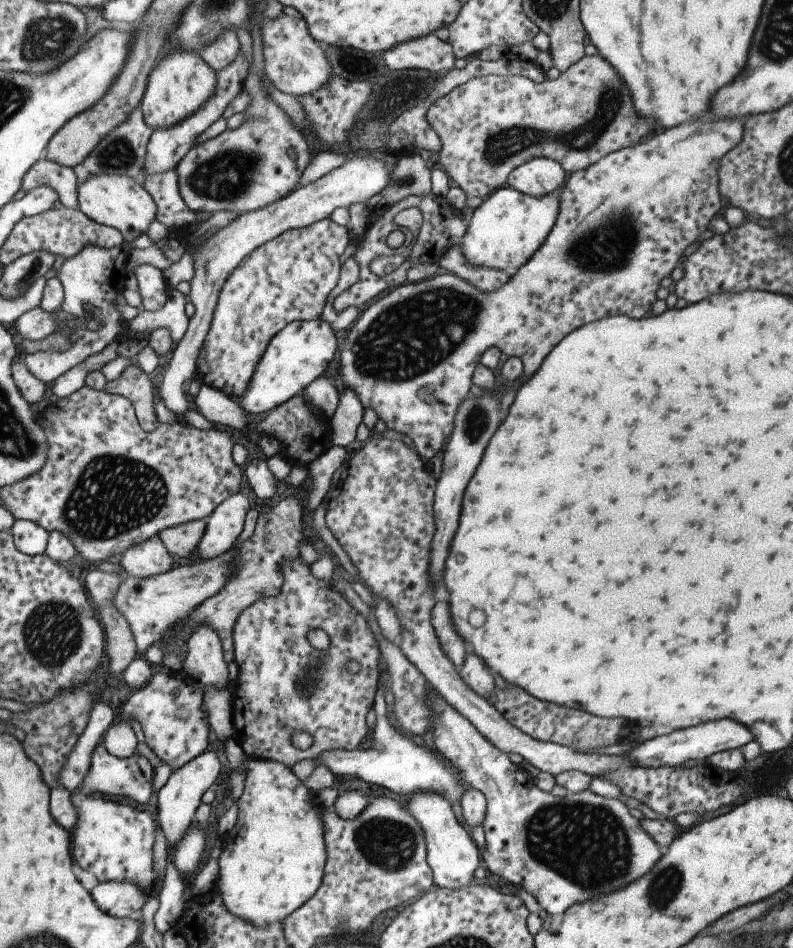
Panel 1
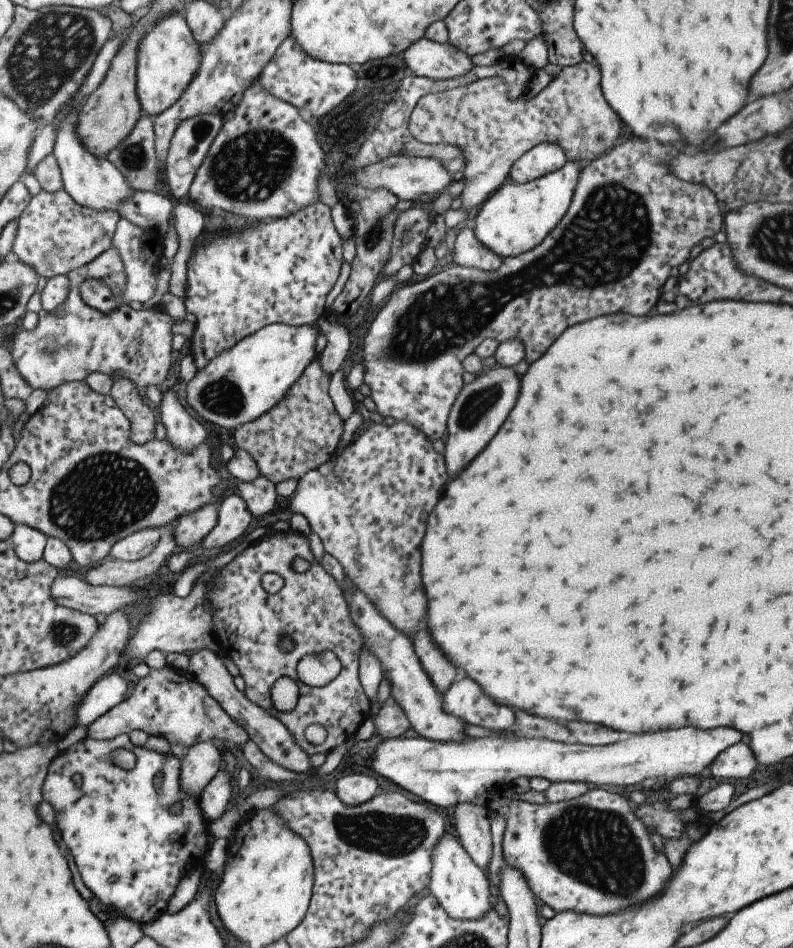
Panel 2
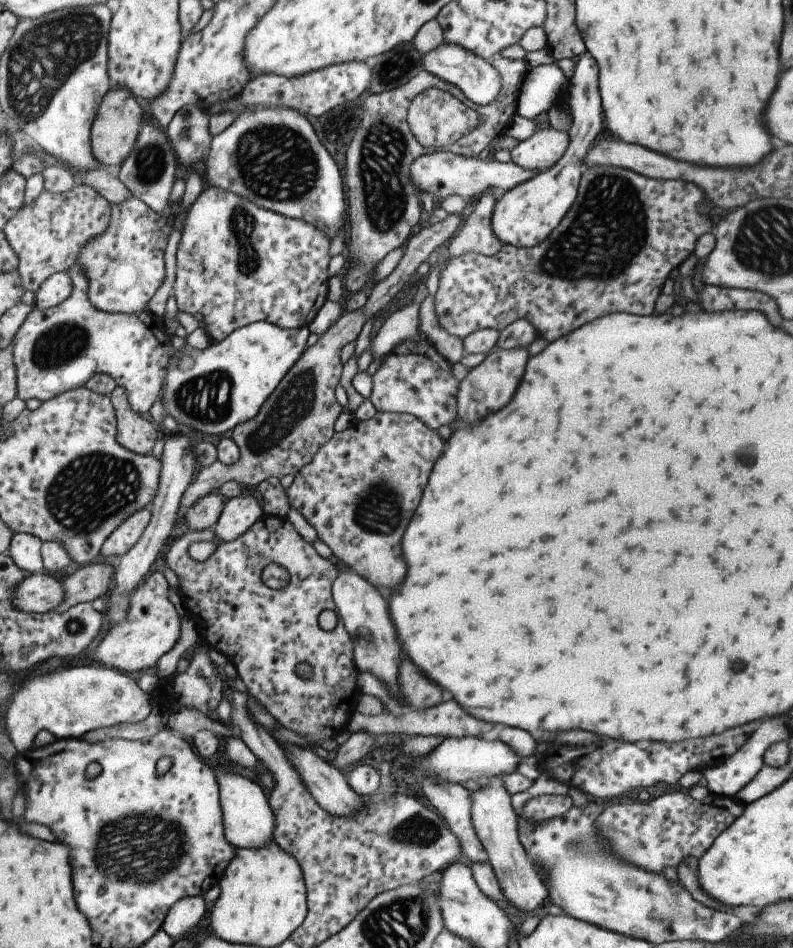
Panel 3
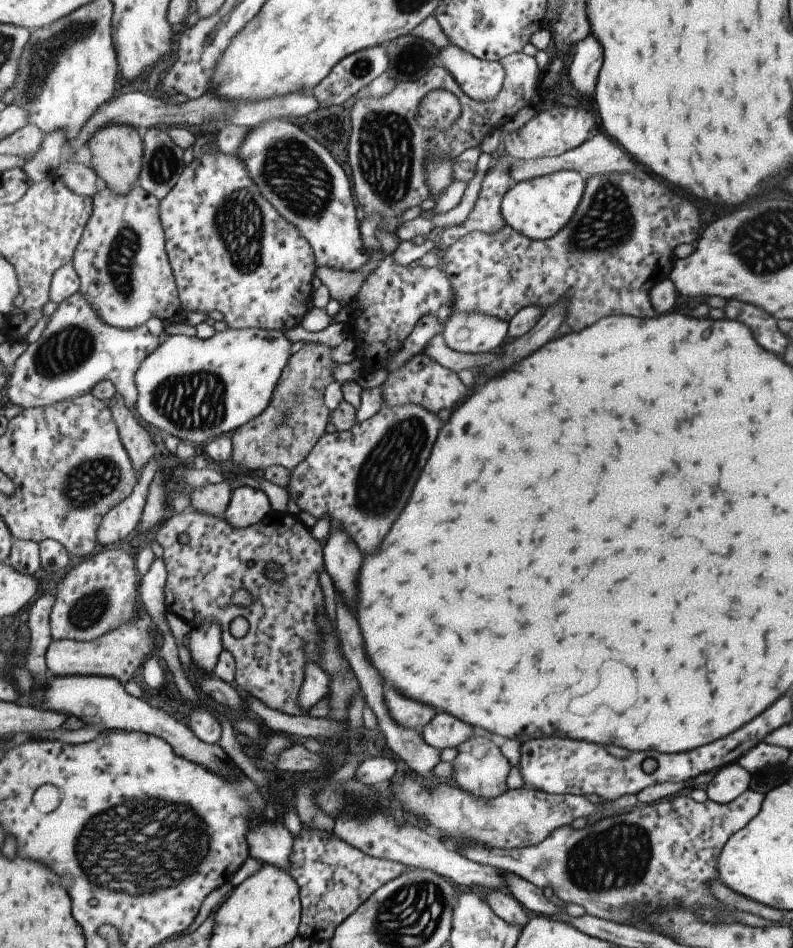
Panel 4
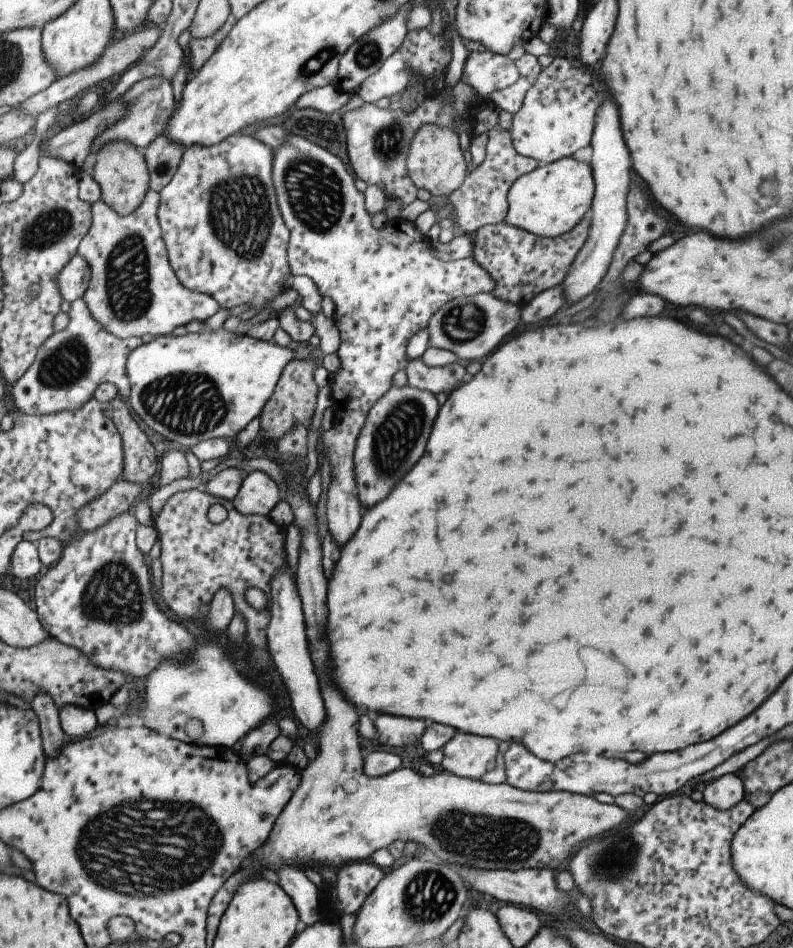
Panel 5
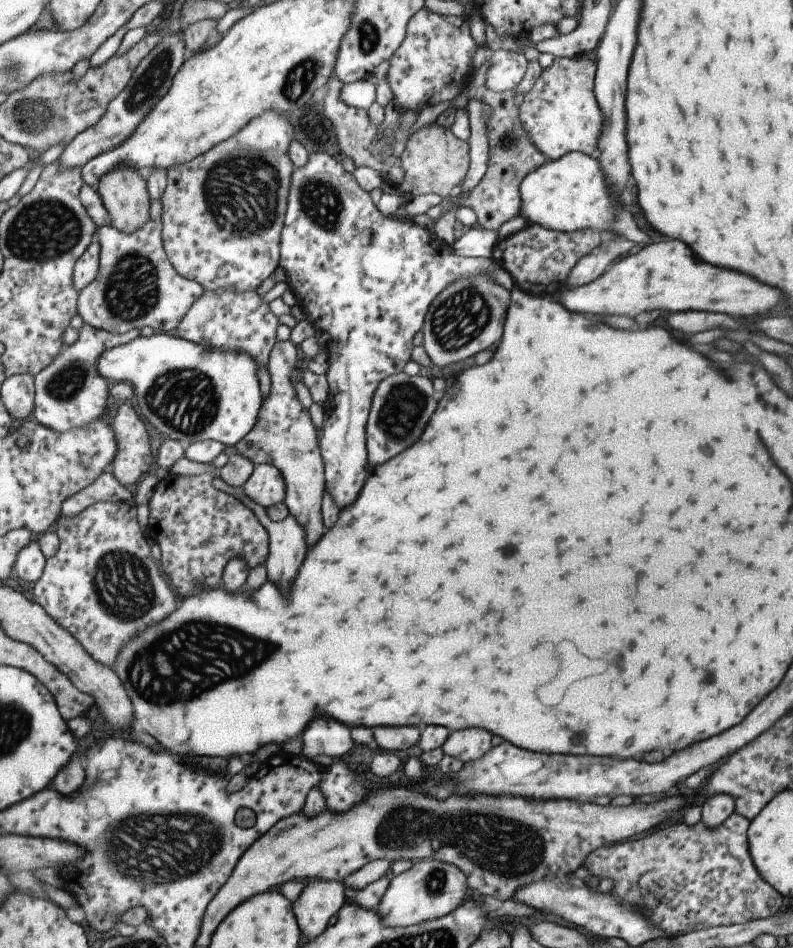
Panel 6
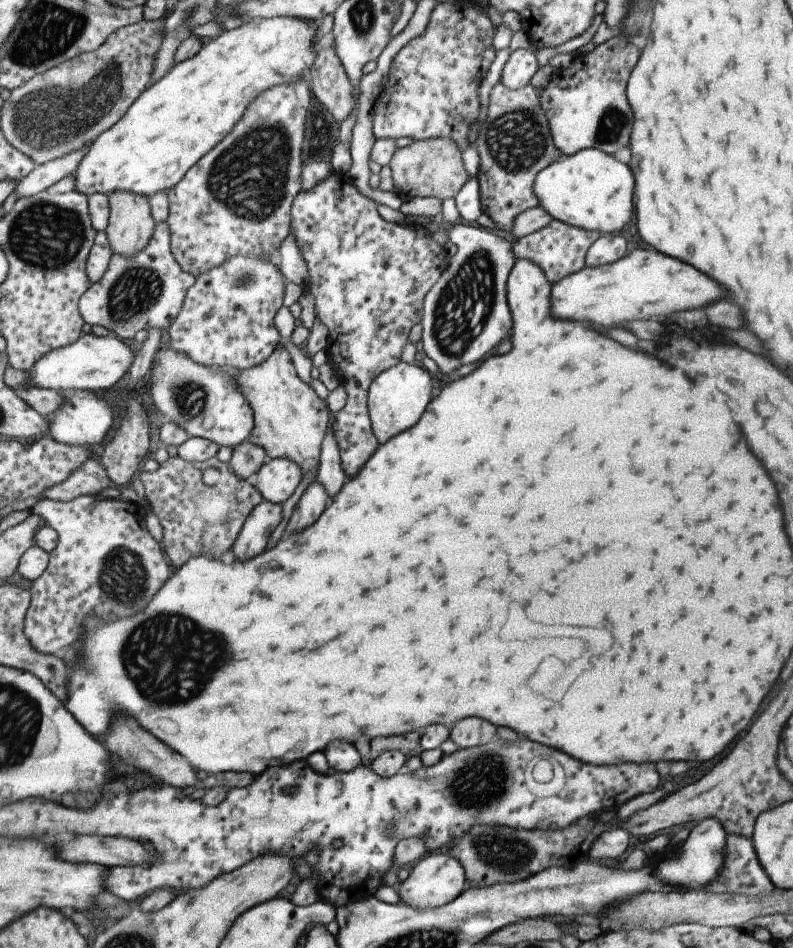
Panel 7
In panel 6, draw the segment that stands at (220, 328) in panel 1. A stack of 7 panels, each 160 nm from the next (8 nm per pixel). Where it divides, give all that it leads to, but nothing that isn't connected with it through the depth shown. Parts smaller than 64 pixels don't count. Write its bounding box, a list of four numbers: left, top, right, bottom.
[162,111,291,291]

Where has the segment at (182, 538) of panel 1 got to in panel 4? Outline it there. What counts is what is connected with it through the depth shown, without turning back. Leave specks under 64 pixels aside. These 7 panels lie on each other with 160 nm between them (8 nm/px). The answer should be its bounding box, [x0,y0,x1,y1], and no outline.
[190,483,233,517]

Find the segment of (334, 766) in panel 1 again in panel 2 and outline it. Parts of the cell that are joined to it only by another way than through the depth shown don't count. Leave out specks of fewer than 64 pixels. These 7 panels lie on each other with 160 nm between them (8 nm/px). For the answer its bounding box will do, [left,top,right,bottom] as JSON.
[368,726,741,808]

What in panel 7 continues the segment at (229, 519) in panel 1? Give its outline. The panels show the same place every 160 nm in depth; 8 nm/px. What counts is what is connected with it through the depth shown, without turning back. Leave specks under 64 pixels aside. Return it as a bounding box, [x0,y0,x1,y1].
[251,457,302,505]

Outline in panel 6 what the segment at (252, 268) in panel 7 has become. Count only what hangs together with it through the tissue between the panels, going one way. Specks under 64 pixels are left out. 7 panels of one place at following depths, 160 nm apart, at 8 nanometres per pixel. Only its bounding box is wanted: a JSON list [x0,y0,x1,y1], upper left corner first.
[175,287,278,402]

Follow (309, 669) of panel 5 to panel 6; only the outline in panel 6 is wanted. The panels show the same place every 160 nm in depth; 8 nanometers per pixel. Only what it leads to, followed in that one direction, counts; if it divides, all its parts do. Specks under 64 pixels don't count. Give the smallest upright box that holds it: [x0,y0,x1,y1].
[213,477,351,758]

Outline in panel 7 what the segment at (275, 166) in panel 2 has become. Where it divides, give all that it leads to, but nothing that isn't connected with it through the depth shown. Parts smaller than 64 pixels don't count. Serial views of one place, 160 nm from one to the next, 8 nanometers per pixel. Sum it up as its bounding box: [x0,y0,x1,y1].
[290,170,449,478]

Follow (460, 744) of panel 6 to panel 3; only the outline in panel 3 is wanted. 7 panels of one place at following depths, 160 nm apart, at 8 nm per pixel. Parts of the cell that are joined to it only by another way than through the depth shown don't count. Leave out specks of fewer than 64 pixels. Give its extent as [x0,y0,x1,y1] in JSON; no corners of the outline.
[470,778,547,912]

